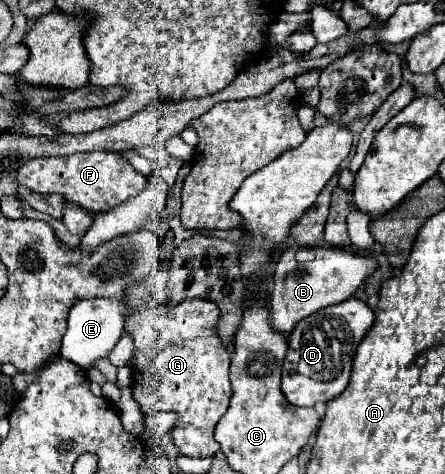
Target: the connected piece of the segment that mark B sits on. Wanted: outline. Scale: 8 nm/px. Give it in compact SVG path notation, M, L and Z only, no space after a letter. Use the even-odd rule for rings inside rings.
M289 247L281 253L275 273L273 273L273 289L269 295L269 311L271 311L271 325L283 337L289 337L291 331L297 327L299 321L305 317L347 301L359 285L371 277L379 263L373 257L357 255L343 251L339 247L315 247L313 261L297 261L297 247Z

